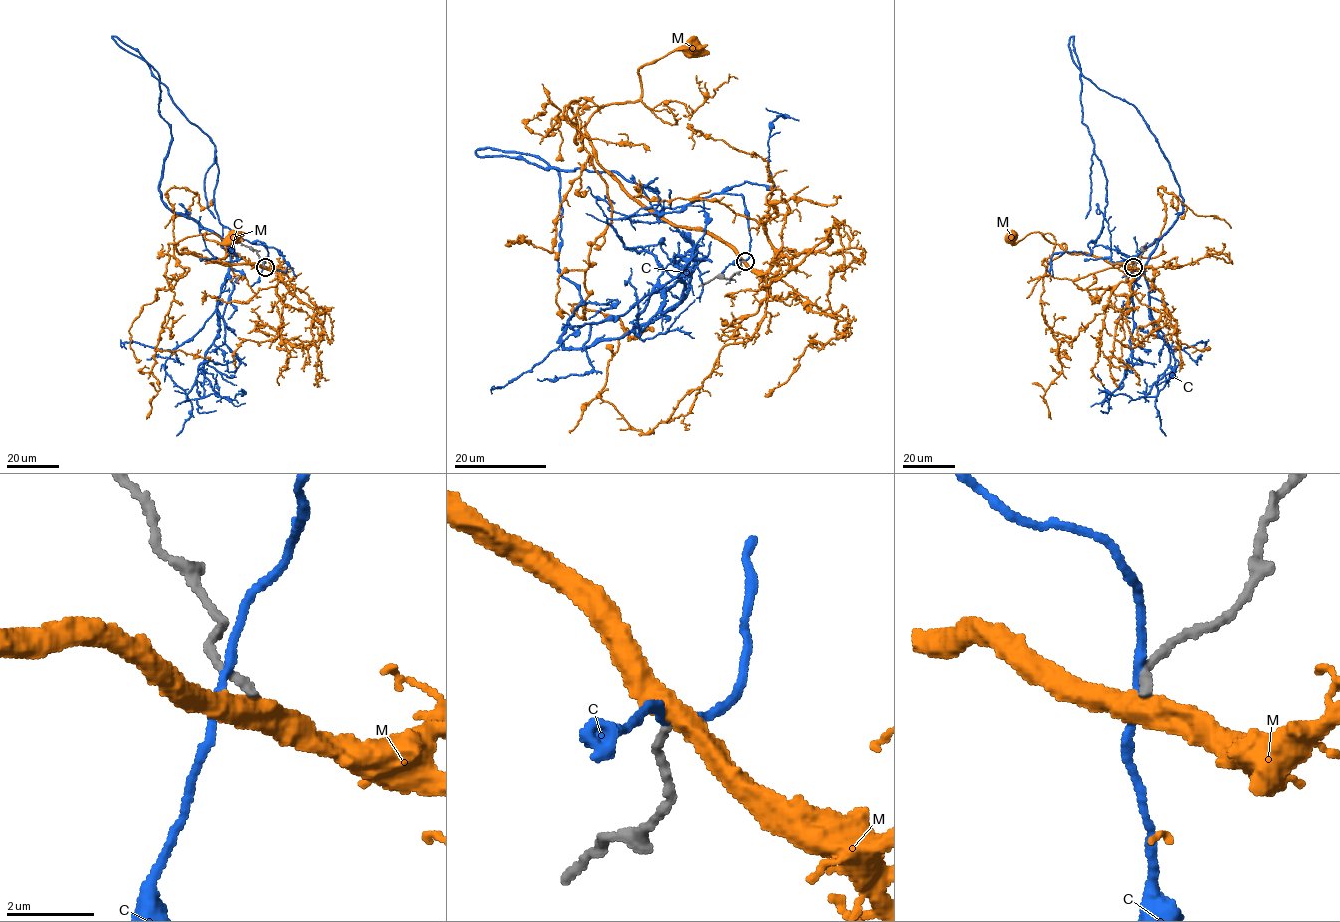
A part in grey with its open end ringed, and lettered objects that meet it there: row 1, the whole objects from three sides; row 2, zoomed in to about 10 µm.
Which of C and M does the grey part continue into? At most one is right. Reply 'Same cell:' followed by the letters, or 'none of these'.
Same cell: none of these

